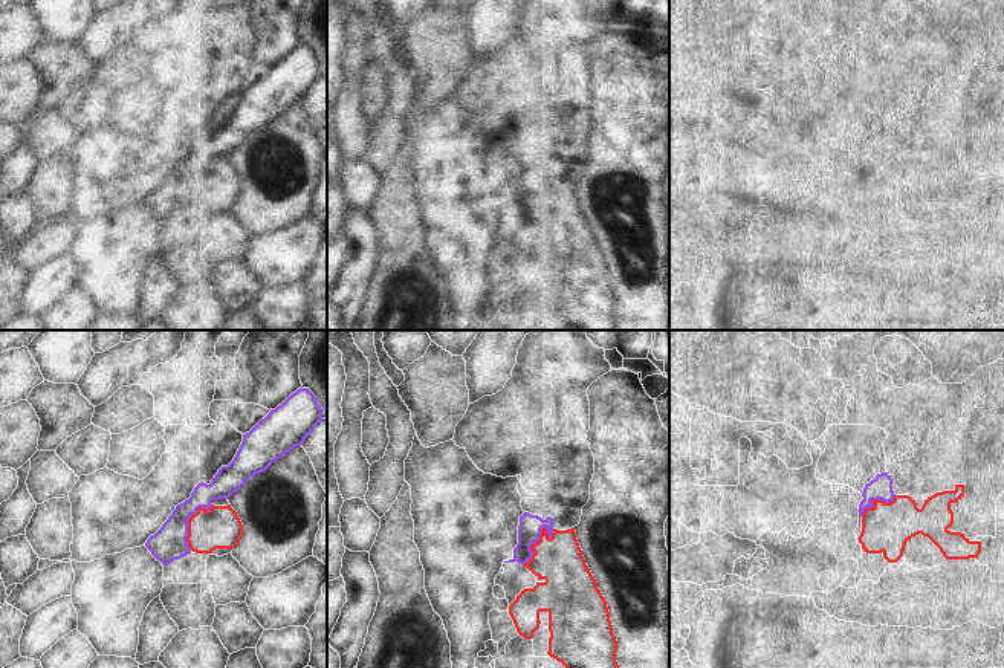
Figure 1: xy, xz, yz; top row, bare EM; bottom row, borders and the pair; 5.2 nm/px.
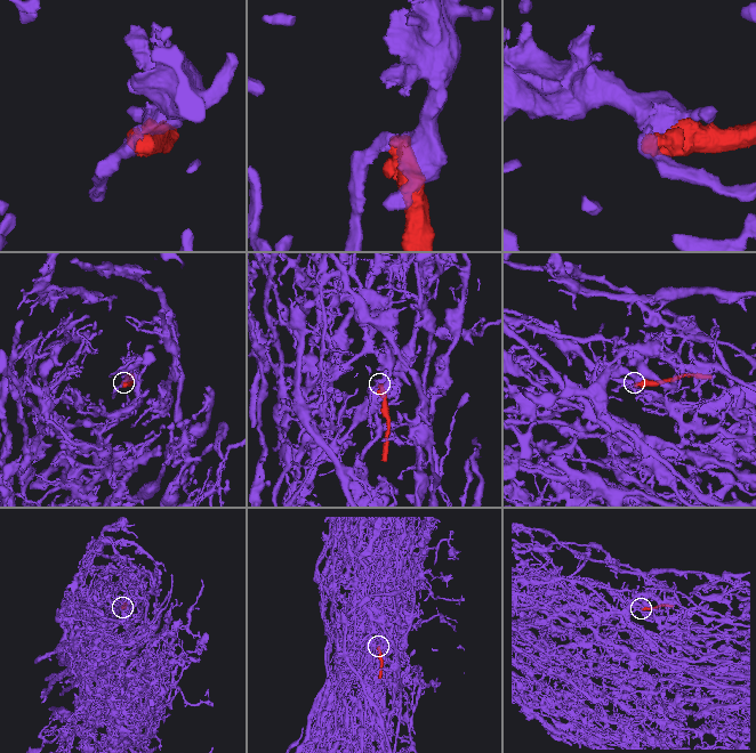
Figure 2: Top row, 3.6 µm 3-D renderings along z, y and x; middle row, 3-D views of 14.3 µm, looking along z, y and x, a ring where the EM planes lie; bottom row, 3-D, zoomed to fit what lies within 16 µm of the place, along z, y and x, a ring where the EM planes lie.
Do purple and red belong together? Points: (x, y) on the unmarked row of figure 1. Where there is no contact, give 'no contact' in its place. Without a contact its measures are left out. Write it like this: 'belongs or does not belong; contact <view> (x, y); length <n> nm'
does not belong; contact xz (538, 197); length 260 nm

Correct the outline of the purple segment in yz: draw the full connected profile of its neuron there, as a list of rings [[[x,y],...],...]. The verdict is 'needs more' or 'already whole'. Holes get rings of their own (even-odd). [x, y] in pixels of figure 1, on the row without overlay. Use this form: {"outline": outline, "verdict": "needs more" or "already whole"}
{"outline": [[[888,130],[877,131],[874,138],[865,142],[862,150],[863,157],[859,162],[859,174],[863,173],[866,165],[874,165],[874,157],[889,161],[896,151],[892,148],[892,136]]], "verdict": "already whole"}

